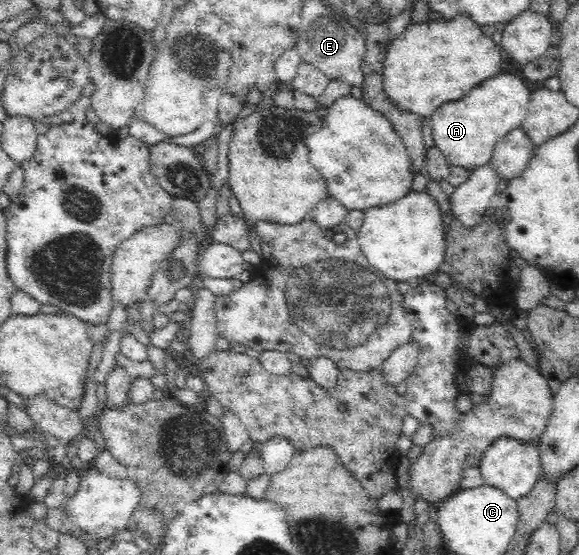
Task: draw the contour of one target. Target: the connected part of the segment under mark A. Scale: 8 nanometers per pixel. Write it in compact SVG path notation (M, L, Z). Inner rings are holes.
M503 73L493 76L493 79L481 83L466 97L441 105L433 113L434 145L445 155L449 164L468 171L489 164L497 141L511 129L521 126L527 117L530 95L522 77L519 79Z

